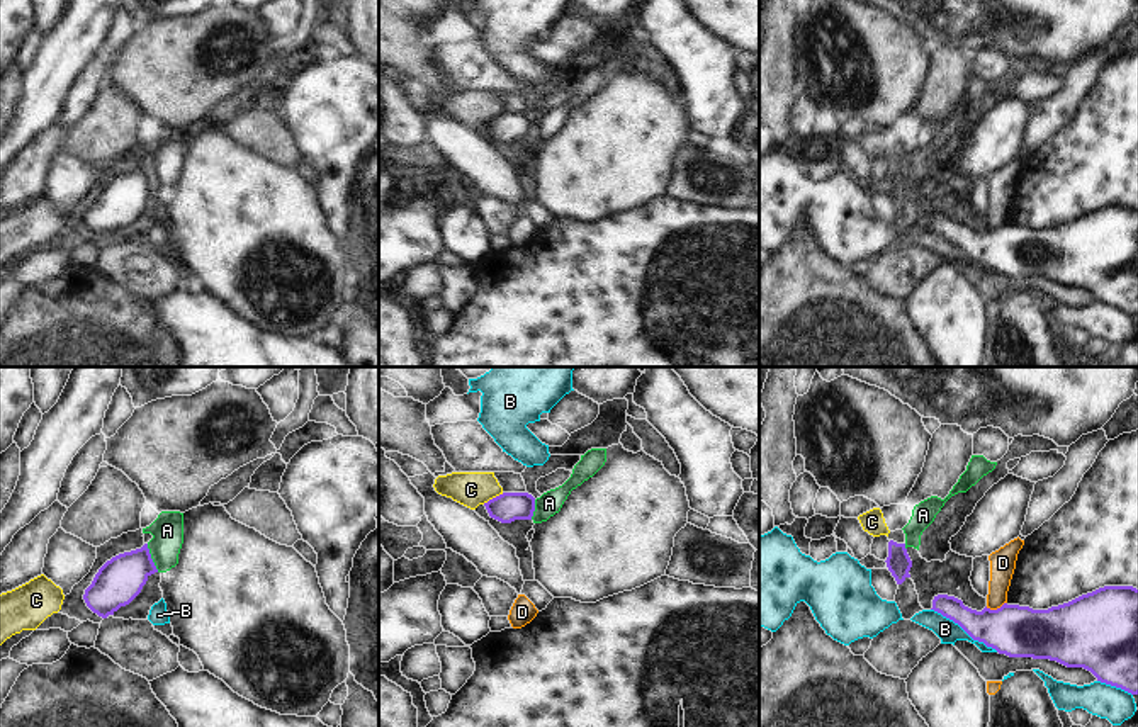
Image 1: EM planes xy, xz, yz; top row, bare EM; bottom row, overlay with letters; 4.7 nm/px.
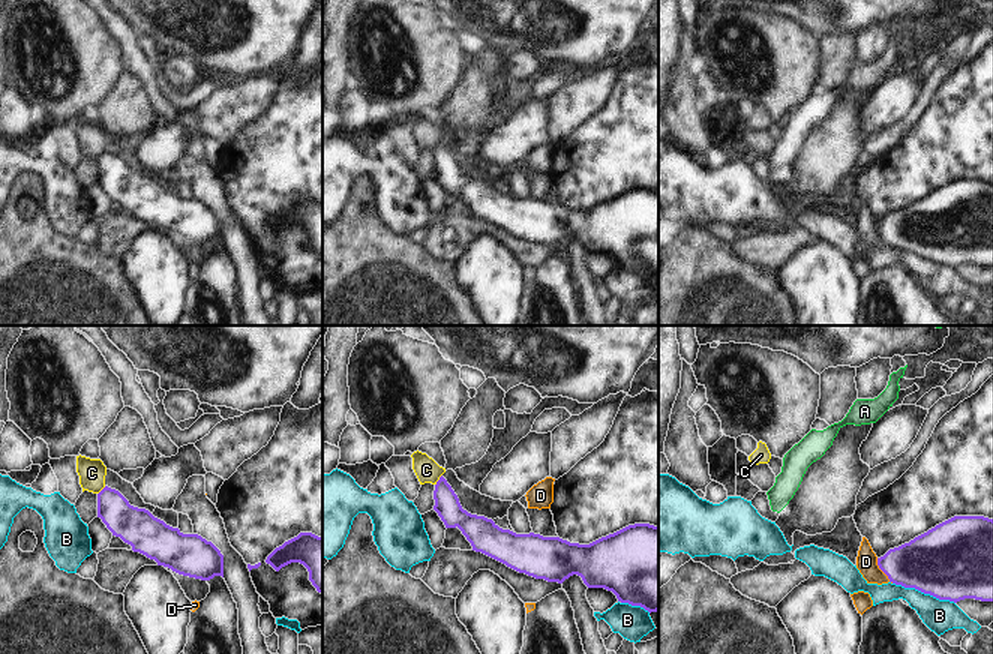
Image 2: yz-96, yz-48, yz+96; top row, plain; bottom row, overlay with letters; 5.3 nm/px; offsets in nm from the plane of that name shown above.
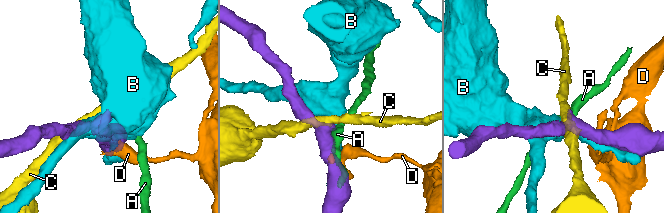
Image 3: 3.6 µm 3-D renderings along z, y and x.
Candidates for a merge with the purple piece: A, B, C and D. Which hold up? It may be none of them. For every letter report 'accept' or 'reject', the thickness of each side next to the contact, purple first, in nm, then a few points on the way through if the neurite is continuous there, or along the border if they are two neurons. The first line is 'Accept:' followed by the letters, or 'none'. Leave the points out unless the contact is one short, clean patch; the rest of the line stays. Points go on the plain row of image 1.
Accept: none
A: reject; 220 nm thick on the purple side, 150 nm on the other; border along xy (146, 163), (158, 191)
B: reject; 240 nm thick on the purple side, 100 nm on the other
C: reject; 140 nm thick on the purple side, 160 nm on the other
D: reject; 240 nm thick on the purple side, 130 nm on the other

